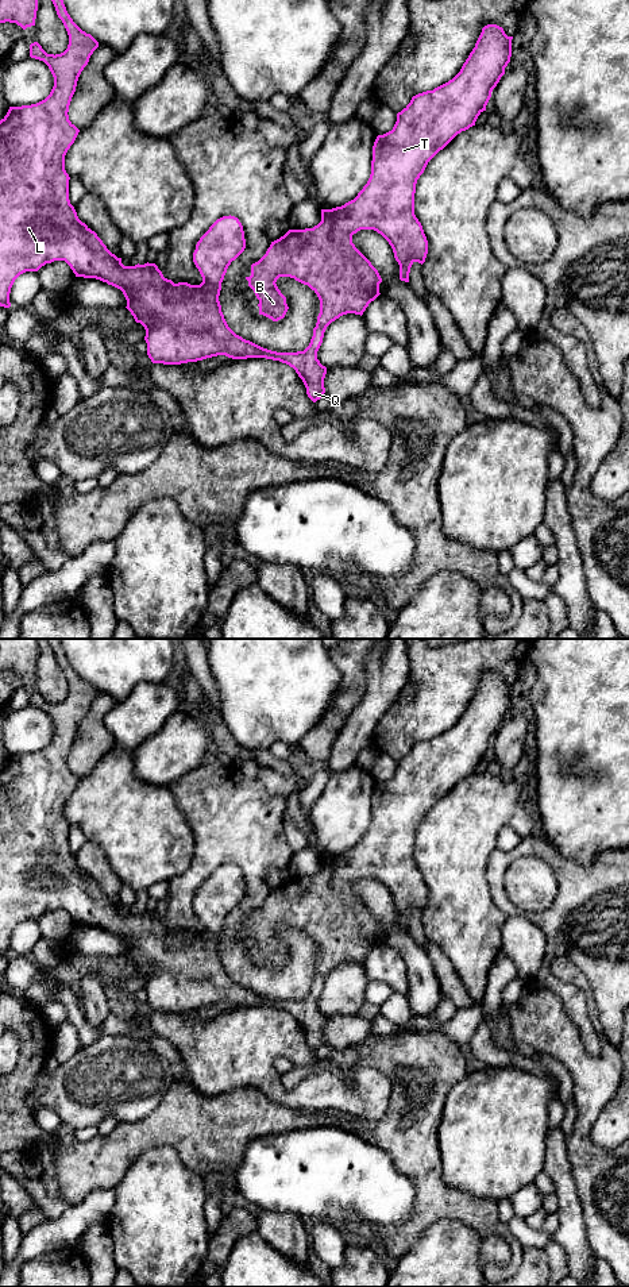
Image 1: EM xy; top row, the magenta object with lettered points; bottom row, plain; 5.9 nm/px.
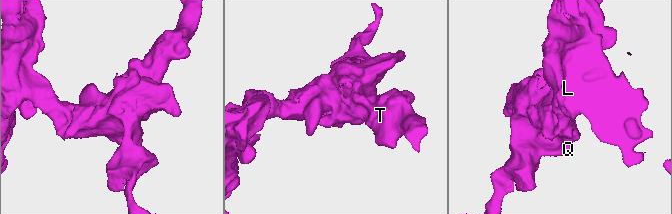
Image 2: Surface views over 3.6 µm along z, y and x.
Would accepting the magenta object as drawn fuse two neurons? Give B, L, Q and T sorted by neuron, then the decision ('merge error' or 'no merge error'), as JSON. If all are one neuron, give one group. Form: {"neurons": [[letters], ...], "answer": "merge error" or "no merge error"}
{"neurons": [["B", "L", "Q", "T"]], "answer": "no merge error"}

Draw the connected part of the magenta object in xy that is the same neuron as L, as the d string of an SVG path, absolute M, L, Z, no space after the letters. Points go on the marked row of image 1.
M51 0L58 18L62 20L67 35L67 49L61 54L47 54L38 42L30 45L30 57L43 61L53 77L54 86L50 95L31 105L9 107L7 115L0 120L0 307L9 308L9 293L15 280L26 271L38 271L46 263L65 261L76 277L96 278L120 289L127 300L127 309L136 323L146 330L147 355L153 363L181 365L197 362L207 358L225 355L232 359L266 358L279 361L296 370L302 379L308 397L316 402L324 397L324 378L327 367L317 359L317 351L323 343L327 327L347 313L363 315L371 301L379 293L382 278L371 262L355 247L352 235L360 230L374 230L381 234L391 246L394 258L400 265L400 280L409 282L410 267L414 262L424 263L428 254L428 240L422 226L414 215L416 184L424 173L428 162L443 150L458 134L475 126L478 116L486 111L493 89L505 74L505 68L512 57L512 39L502 27L487 24L463 63L460 72L448 82L412 97L410 103L397 113L397 122L391 131L378 135L373 146L371 174L367 184L358 196L341 207L321 209L321 221L313 228L289 230L283 236L271 242L266 254L251 265L251 275L246 277L248 286L259 300L259 315L273 321L285 317L289 307L286 297L277 286L279 277L290 277L308 285L320 300L320 313L309 346L304 351L277 352L263 348L236 335L227 324L219 301L221 282L228 266L246 248L243 226L235 216L217 219L200 238L193 253L193 262L198 269L202 282L190 285L188 282L174 284L163 277L155 263L124 266L121 258L112 254L103 240L82 223L69 200L69 174L65 170L65 155L74 143L80 130L69 120L69 105L76 92L77 81L88 65L90 55L99 47L99 42L82 31L70 18L63 0Z

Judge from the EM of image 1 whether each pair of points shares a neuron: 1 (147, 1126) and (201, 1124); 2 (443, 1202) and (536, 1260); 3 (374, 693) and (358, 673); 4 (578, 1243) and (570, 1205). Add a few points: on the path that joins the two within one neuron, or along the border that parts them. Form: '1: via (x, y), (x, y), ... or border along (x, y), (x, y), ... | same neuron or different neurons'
1: via (161, 1126), (188, 1124) | same neuron
2: border along (524, 1248), (521, 1264), (514, 1272) | different neurons
3: border along (369, 652), (366, 658), (366, 689), (351, 712) | different neurons
4: via (571, 1233), (570, 1214) | same neuron

